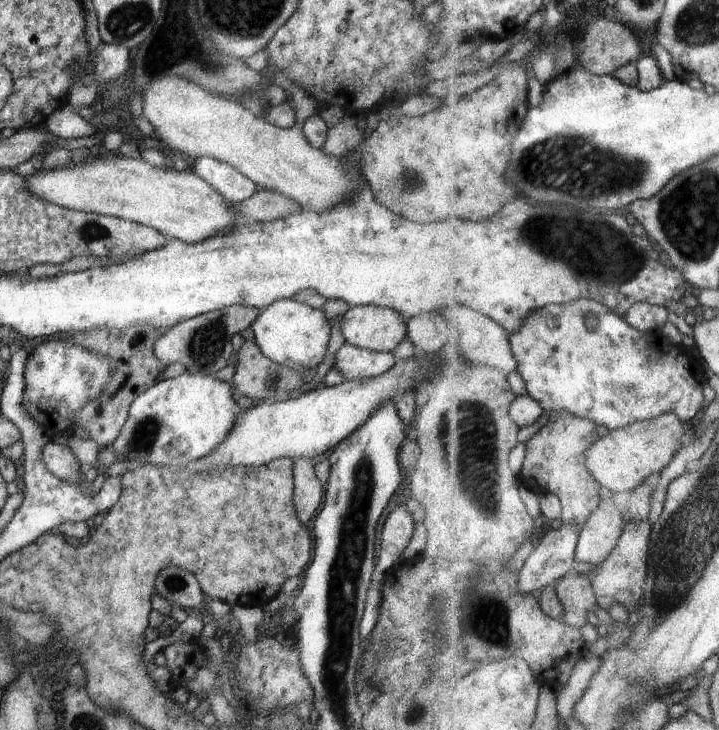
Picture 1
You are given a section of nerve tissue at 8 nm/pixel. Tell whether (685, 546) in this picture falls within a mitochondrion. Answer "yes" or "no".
yes

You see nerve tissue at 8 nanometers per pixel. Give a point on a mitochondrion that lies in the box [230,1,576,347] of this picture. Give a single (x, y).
(411, 181)

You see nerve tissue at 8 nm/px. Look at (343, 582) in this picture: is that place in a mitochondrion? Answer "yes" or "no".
yes

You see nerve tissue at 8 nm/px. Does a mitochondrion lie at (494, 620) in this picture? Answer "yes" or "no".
yes

